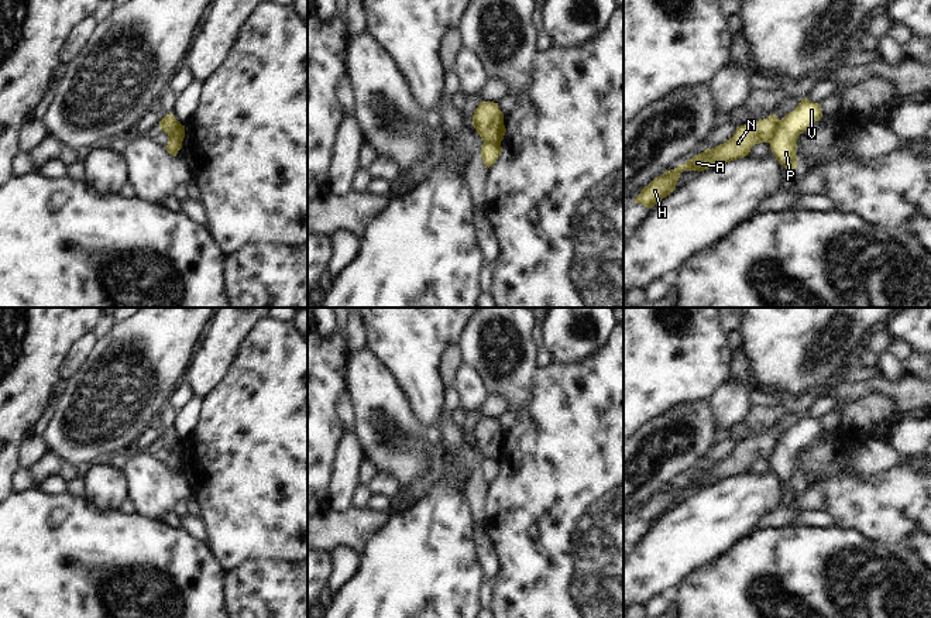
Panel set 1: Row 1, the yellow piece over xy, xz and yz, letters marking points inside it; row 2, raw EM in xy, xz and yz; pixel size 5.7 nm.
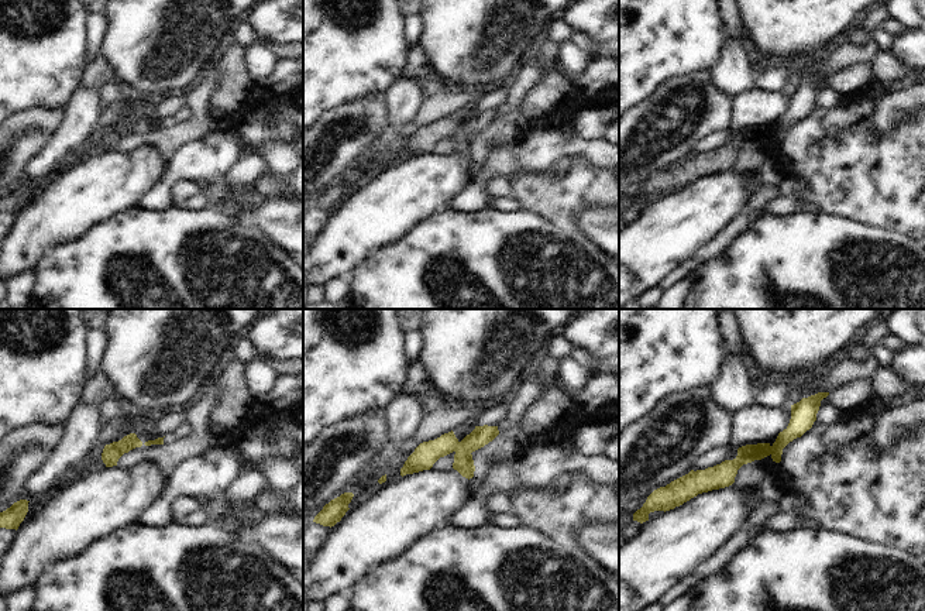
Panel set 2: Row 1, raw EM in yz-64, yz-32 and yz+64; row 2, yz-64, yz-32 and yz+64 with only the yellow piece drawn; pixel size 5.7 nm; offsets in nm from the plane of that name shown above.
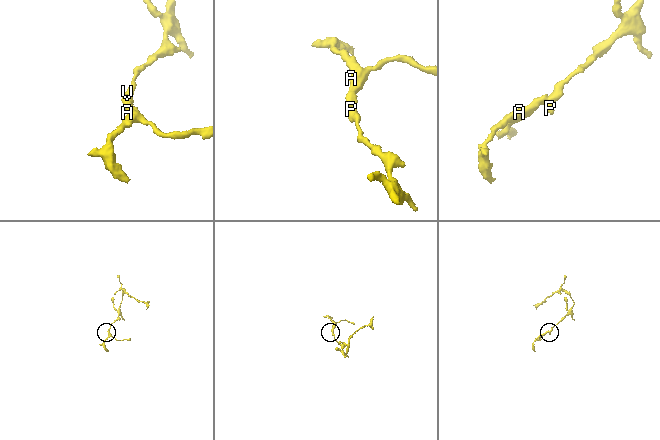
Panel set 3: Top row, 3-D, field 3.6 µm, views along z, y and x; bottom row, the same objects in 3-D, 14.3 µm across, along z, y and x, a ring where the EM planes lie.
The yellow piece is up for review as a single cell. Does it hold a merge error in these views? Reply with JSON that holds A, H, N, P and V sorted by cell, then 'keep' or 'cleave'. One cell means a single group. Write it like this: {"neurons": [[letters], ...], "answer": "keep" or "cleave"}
{"neurons": [["A", "H", "N"], ["P", "V"]], "answer": "cleave"}

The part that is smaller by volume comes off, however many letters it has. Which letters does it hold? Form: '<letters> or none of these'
A, H, N

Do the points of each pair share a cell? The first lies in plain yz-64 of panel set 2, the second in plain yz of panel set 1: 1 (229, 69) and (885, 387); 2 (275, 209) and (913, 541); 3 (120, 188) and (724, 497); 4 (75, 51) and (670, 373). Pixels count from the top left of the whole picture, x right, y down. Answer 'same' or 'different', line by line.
1: different
2: same
3: same
4: same

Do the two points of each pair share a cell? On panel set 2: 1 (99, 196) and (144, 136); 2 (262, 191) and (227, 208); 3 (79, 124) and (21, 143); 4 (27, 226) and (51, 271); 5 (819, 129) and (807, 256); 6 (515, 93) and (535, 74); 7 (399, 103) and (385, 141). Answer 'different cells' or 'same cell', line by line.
1: different cells
2: different cells
3: different cells
4: different cells
5: different cells
6: same cell
7: same cell

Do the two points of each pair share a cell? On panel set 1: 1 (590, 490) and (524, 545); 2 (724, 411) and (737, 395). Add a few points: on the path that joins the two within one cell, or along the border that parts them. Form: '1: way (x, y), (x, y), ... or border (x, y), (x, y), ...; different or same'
1: way (577, 508), (542, 543); same
2: way (728, 407), (732, 400); same

